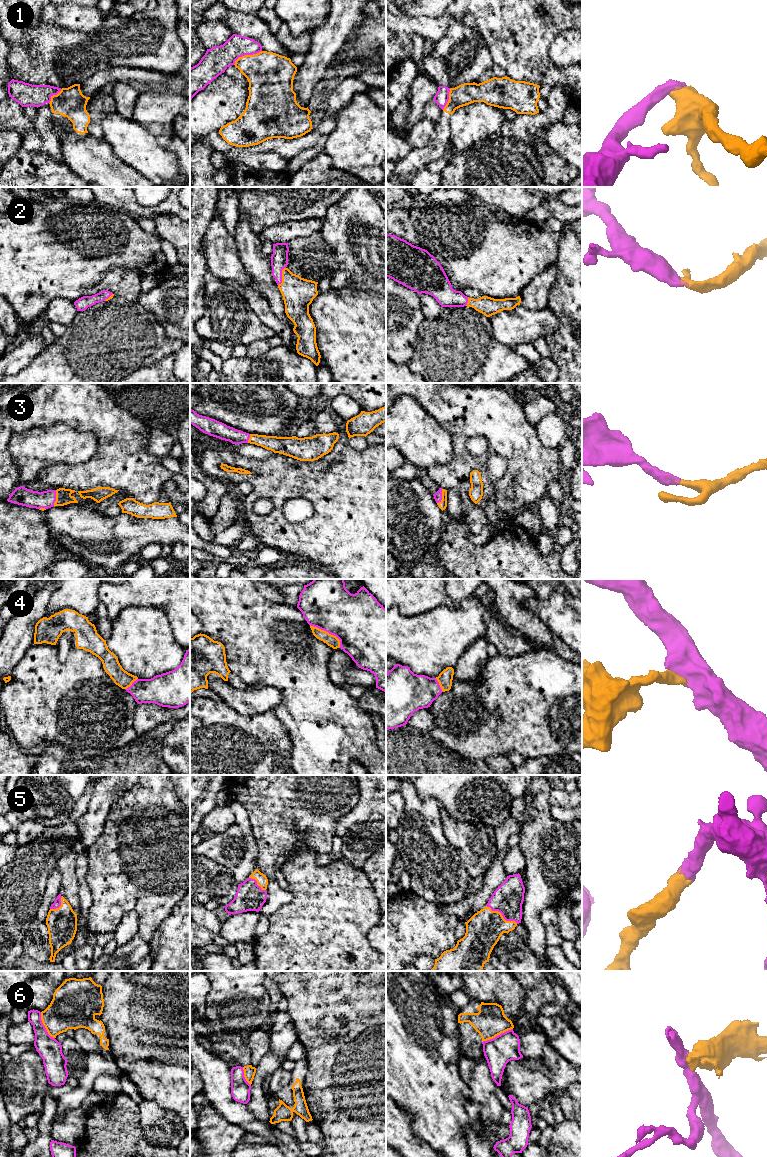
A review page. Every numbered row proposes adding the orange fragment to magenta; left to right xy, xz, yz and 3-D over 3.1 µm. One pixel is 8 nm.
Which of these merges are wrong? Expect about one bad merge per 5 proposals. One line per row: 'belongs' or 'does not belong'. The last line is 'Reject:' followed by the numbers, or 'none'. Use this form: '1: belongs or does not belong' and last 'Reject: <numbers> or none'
1: does not belong
2: belongs
3: belongs
4: belongs
5: belongs
6: does not belong
Reject: 1, 6

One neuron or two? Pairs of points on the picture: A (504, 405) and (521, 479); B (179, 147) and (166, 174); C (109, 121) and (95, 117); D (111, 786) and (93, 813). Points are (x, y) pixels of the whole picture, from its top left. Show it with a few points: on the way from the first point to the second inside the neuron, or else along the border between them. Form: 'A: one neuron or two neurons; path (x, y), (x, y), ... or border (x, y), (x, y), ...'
A: one neuron; path (504, 423), (508, 432), (521, 446), (521, 461)
B: two neurons; border (166, 148), (176, 155), (179, 165)
C: two neurons; border (115, 111), (102, 115), (100, 120), (102, 137)
D: one neuron; path (105, 793), (99, 806)

